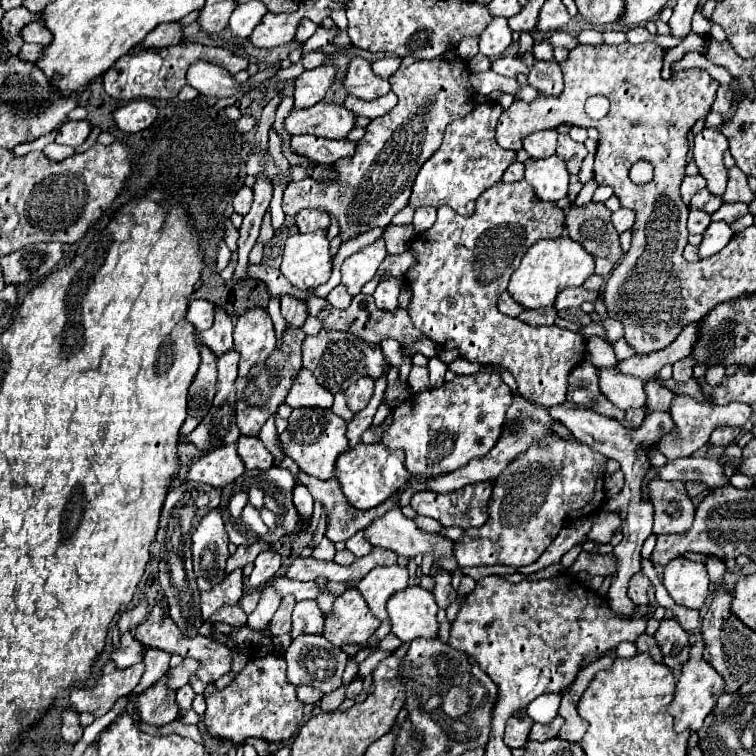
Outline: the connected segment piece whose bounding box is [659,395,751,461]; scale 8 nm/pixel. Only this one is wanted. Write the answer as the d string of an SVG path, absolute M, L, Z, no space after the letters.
M677 395L671 403L671 417L675 421L675 431L669 435L663 435L663 439L659 441L659 449L661 453L673 461L679 457L689 457L691 453L695 453L699 447L703 447L709 441L709 435L713 433L713 429L721 427L721 425L731 425L731 427L743 427L749 417L751 417L751 407L745 403L729 403L729 405L703 405L699 401L695 401L693 397L687 395Z

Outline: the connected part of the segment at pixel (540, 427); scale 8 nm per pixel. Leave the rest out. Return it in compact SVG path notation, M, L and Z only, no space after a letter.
M513 393L513 403L511 407L507 409L507 419L503 423L503 433L497 441L497 445L485 455L485 457L479 457L479 459L471 459L465 467L453 471L453 473L447 473L447 475L439 475L439 477L413 477L411 481L417 481L413 487L407 487L403 493L401 493L401 507L403 505L409 505L411 497L415 491L419 489L429 489L429 491L437 491L437 493L447 493L447 491L457 491L457 489L463 489L465 485L471 485L471 483L479 483L479 481L493 481L497 479L497 475L501 475L501 471L505 471L505 467L517 459L517 455L529 451L529 447L535 443L535 441L541 441L545 435L551 435L553 433L553 425L557 425L557 421L549 415L549 407L541 407L537 403L533 403L531 399L525 399L523 395Z

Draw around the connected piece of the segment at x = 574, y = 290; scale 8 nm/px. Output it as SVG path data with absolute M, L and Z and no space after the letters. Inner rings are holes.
M571 287L571 289L565 289L557 295L555 309L563 311L563 309L569 309L569 307L581 307L581 303L585 302L595 304L597 297L598 293L595 293L595 291L587 291L583 287Z

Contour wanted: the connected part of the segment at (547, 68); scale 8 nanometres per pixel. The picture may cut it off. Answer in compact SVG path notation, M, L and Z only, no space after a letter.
M537 61L529 71L529 85L541 95L559 95L563 87L563 75L559 63Z

